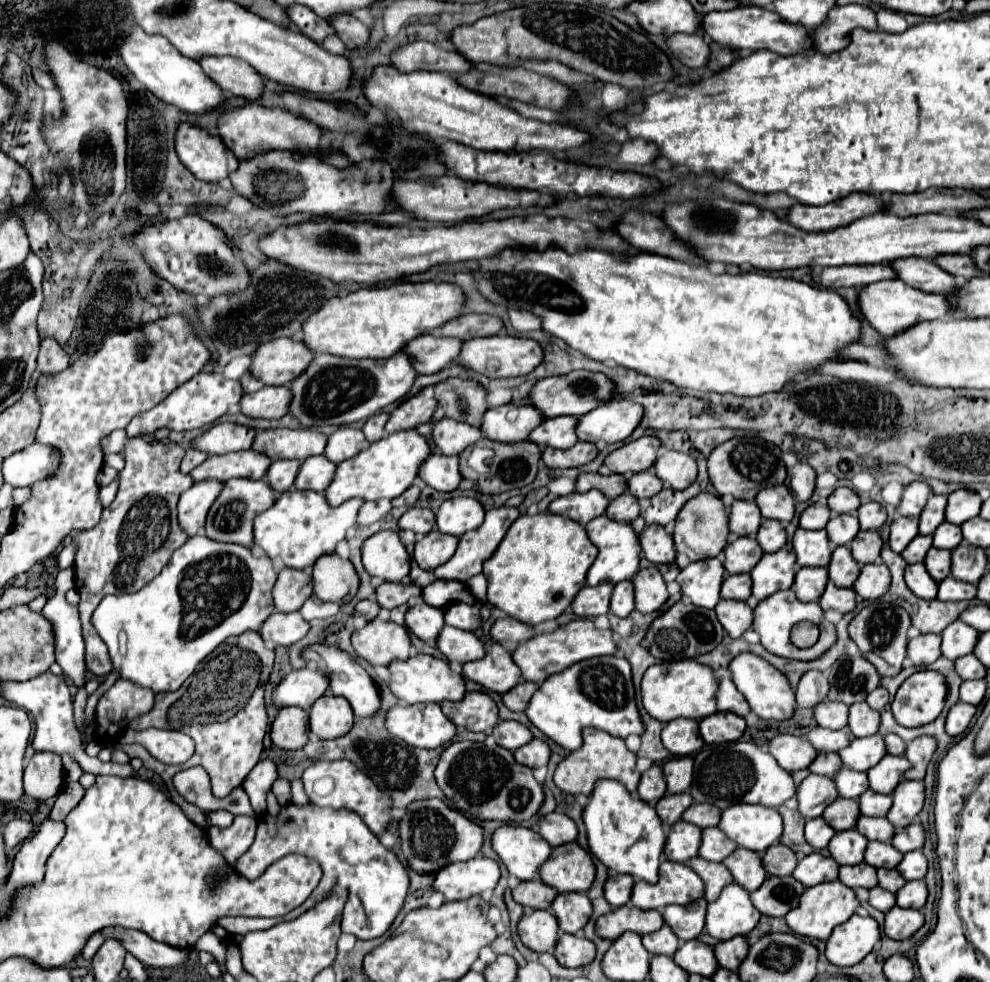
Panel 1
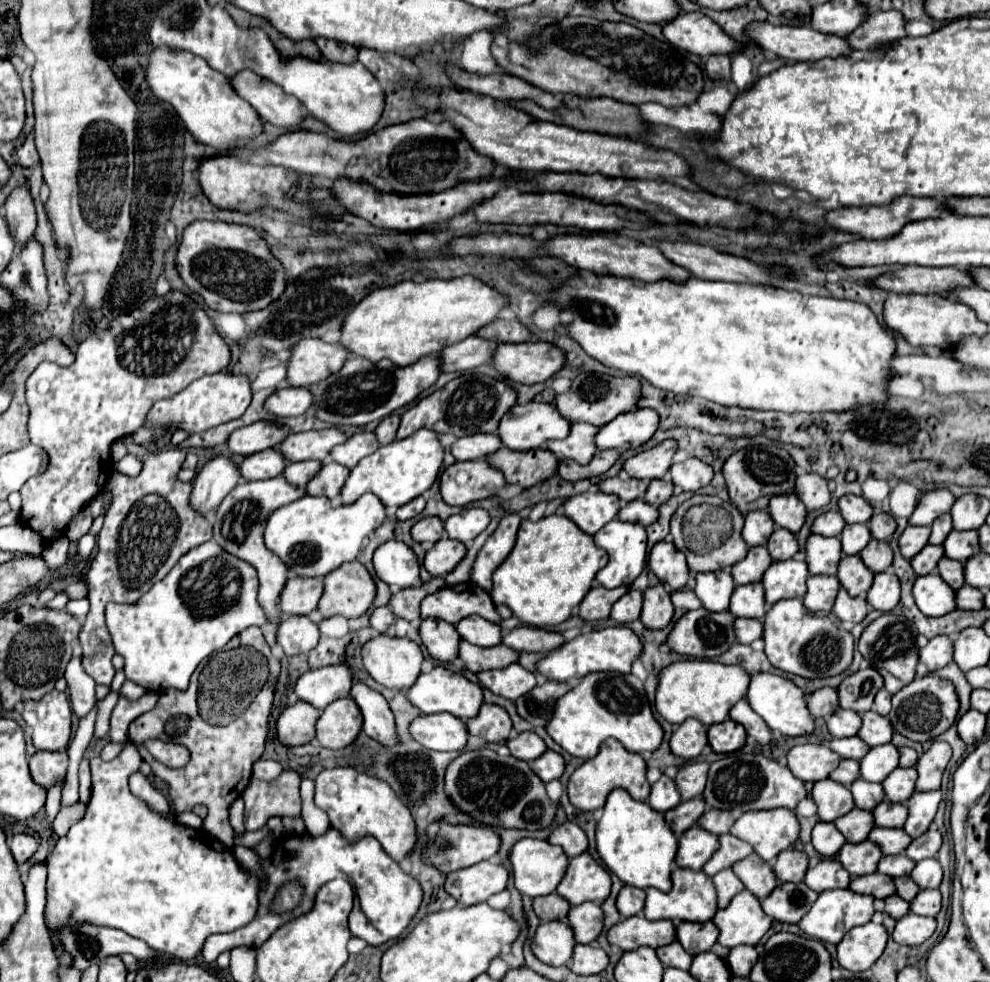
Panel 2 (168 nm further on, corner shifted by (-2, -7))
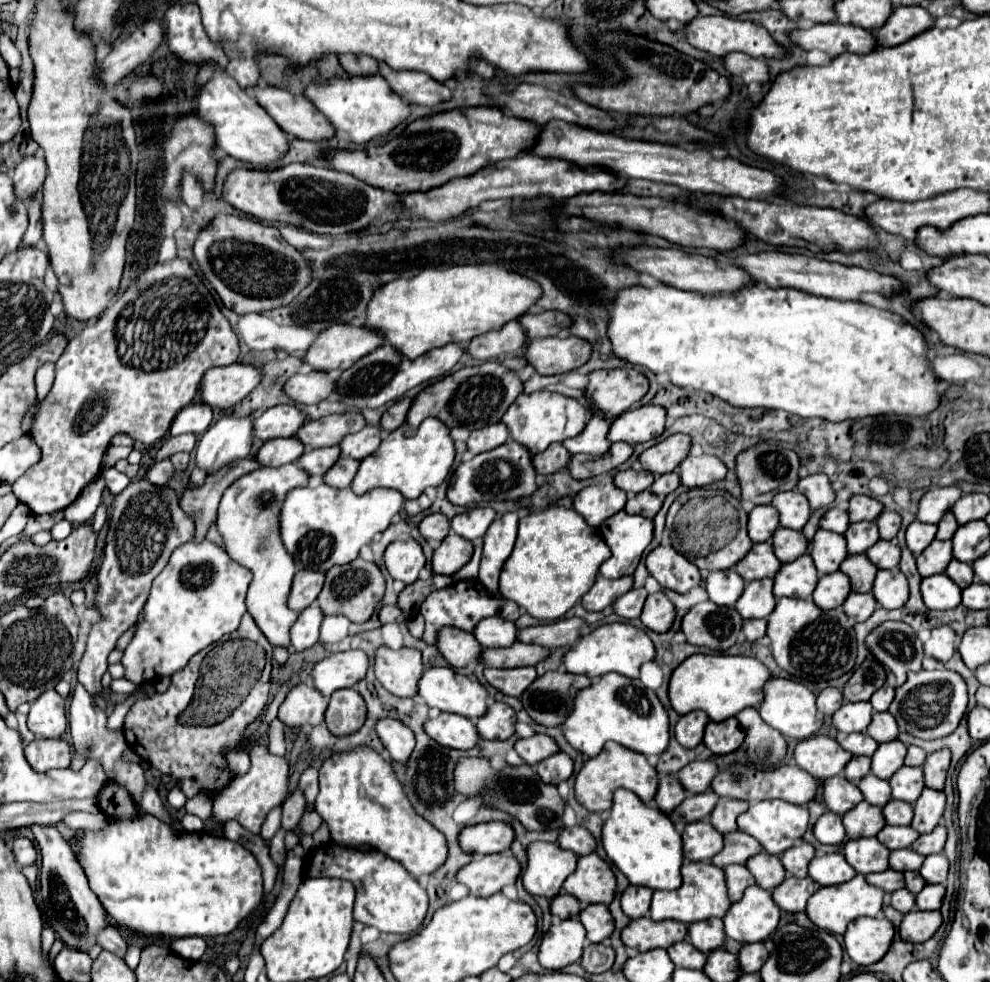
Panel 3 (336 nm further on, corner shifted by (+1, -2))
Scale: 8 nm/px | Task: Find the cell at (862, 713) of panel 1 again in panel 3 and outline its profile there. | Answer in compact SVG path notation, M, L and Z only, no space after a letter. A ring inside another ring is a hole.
M874 712L872 722L868 726L868 734L876 740L876 742L890 742L894 738L898 738L898 724L894 720L894 716L890 712Z

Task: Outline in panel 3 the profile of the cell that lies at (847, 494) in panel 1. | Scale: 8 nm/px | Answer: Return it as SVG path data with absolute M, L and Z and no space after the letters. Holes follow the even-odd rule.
M852 496L850 498L850 522L862 522L862 520L876 520L884 510L884 504L878 502L872 496Z

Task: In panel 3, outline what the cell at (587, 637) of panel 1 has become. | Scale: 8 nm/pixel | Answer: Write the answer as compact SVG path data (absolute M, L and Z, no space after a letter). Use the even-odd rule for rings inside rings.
M614 622L614 624L606 624L596 628L594 632L590 632L588 636L582 636L578 640L578 644L566 652L564 656L564 666L568 672L572 674L584 674L590 680L598 680L604 674L616 672L622 674L626 678L638 678L638 670L644 662L654 660L656 650L652 640L646 636L644 630L634 628L632 624L622 624L622 622Z

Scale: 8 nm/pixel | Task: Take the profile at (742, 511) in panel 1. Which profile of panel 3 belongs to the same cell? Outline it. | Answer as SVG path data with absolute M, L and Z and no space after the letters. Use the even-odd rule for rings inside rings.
M754 506L748 516L748 536L752 542L766 542L778 530L780 518L774 506Z

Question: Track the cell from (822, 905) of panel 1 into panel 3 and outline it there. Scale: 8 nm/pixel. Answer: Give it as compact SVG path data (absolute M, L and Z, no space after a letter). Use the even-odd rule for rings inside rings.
M858 874L852 880L848 880L846 884L822 886L814 896L810 896L806 914L818 928L828 930L830 934L844 934L846 926L852 920L856 920L860 916L878 916L882 912L882 900L884 900L884 892L880 888L868 884L866 878L862 874Z

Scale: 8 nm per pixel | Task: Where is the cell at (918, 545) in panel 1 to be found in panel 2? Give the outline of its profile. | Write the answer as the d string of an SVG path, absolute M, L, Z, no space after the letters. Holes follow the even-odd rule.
M925 545L913 559L911 559L911 567L915 569L917 575L927 575L931 571L935 571L937 561L943 557L943 547L941 545Z

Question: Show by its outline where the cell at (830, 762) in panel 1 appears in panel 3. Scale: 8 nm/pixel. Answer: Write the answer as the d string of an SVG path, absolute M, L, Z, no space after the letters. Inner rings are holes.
M854 756L848 762L848 766L844 768L844 776L854 784L858 784L858 780L862 780L868 774L870 774L870 758L868 756Z

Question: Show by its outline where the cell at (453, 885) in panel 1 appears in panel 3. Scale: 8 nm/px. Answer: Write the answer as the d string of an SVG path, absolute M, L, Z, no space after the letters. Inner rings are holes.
M510 852L488 854L478 856L466 864L458 872L458 882L466 884L474 896L492 896L504 886L516 884L520 872L522 866Z

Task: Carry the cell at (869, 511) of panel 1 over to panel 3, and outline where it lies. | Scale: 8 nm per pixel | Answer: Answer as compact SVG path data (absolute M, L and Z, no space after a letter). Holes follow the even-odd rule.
M884 510L880 514L880 518L876 520L876 524L880 528L880 538L882 540L892 540L898 534L898 530L900 530L900 522L902 522L902 518L900 518L898 512Z

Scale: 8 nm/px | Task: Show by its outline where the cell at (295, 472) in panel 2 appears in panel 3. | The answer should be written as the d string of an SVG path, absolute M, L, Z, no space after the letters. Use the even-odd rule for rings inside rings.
M330 446L330 448L314 448L314 450L306 450L298 462L300 466L310 474L308 486L314 488L319 485L319 477L314 474L324 474L328 472L336 460L340 458L340 452L338 452L338 446Z

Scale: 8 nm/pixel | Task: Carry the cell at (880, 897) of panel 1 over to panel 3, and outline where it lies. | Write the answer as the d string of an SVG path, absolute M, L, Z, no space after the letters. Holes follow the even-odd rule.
M898 890L892 894L892 908L896 908L902 914L908 914L916 906L914 900L916 900L916 896L910 894L908 890Z

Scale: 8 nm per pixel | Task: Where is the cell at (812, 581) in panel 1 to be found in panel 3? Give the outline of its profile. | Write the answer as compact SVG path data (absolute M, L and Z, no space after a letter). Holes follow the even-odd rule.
M844 572L826 574L826 576L820 576L818 580L818 588L814 590L814 602L822 610L832 610L842 606L846 600L846 594L850 592L852 592L850 578Z

